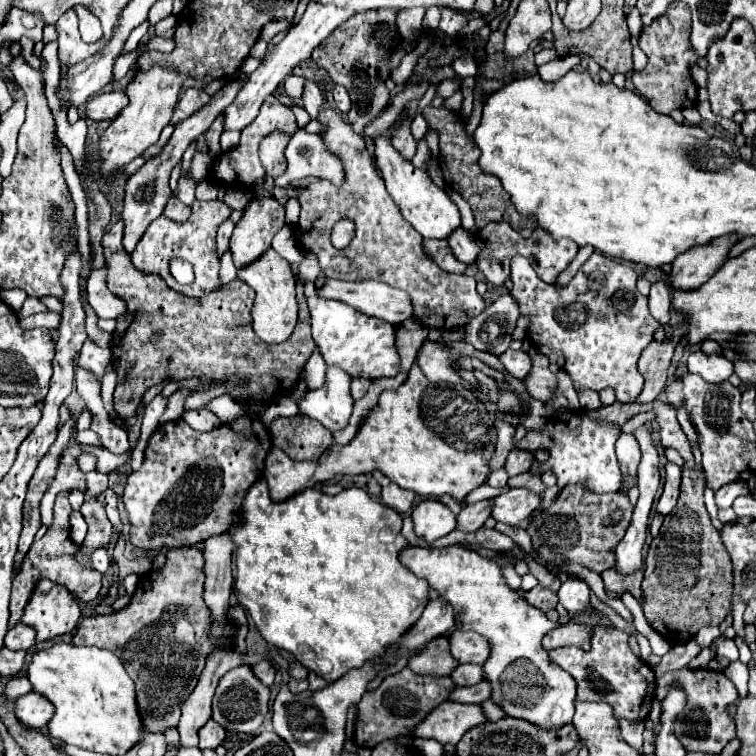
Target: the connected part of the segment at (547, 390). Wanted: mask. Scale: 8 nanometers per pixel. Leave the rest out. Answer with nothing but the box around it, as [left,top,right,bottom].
[523,353,567,409]

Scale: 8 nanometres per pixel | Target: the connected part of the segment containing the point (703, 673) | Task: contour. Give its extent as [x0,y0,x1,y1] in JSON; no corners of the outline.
[655,669,739,755]

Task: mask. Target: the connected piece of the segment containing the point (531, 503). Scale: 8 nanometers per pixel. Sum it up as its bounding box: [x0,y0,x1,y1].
[493,489,541,525]

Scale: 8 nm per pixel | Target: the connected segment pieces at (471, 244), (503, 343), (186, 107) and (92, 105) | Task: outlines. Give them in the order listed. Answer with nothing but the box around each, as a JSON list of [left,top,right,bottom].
[[449,227,479,265],[465,293,519,355],[171,89,209,125],[85,91,127,121]]

